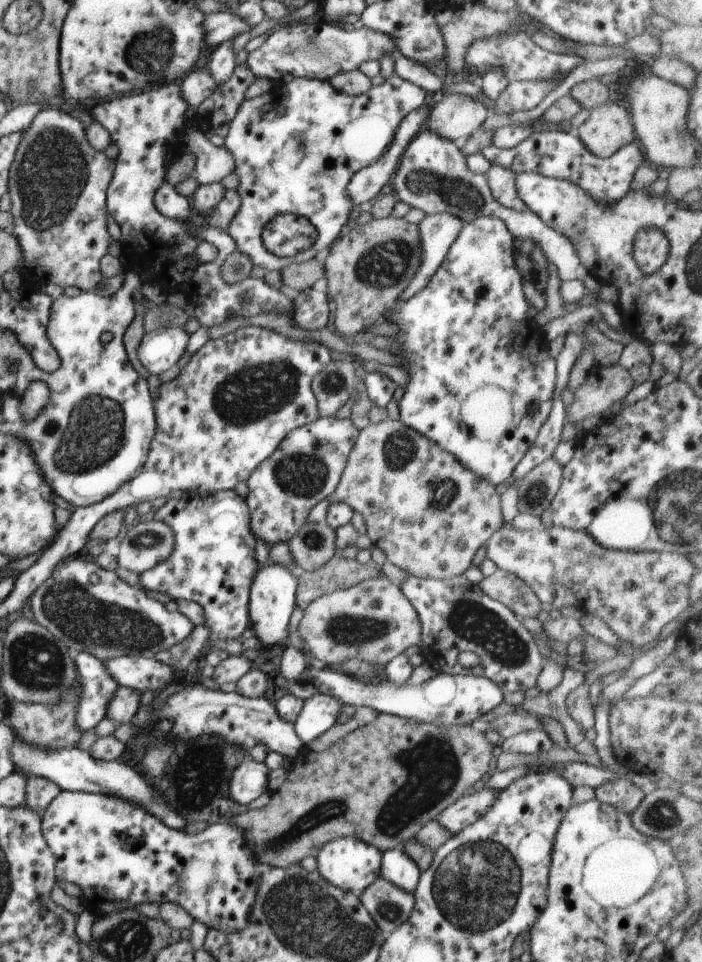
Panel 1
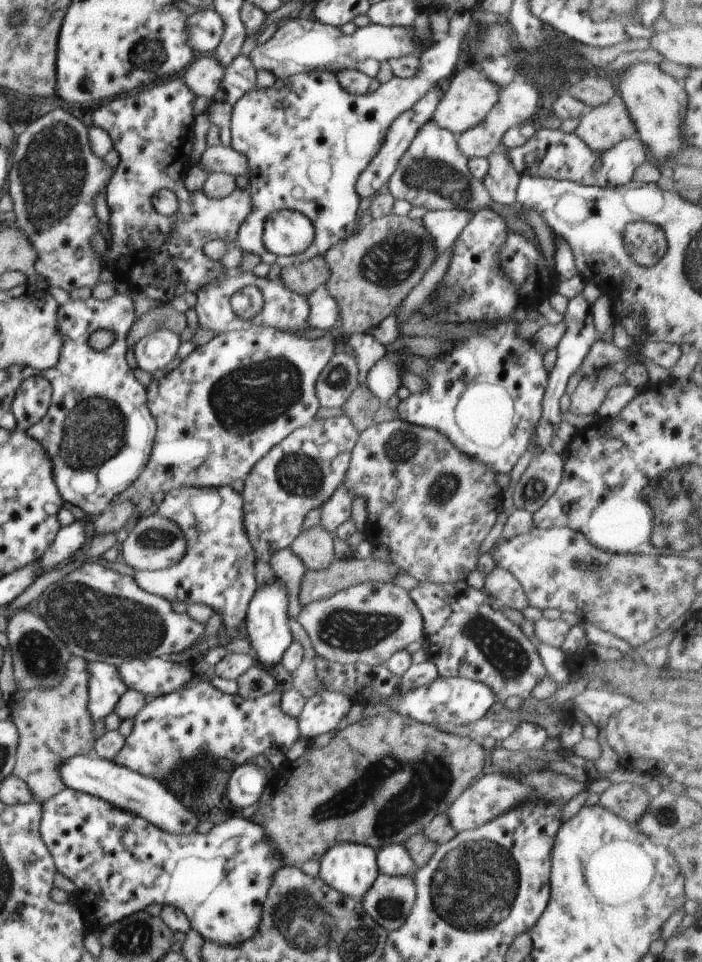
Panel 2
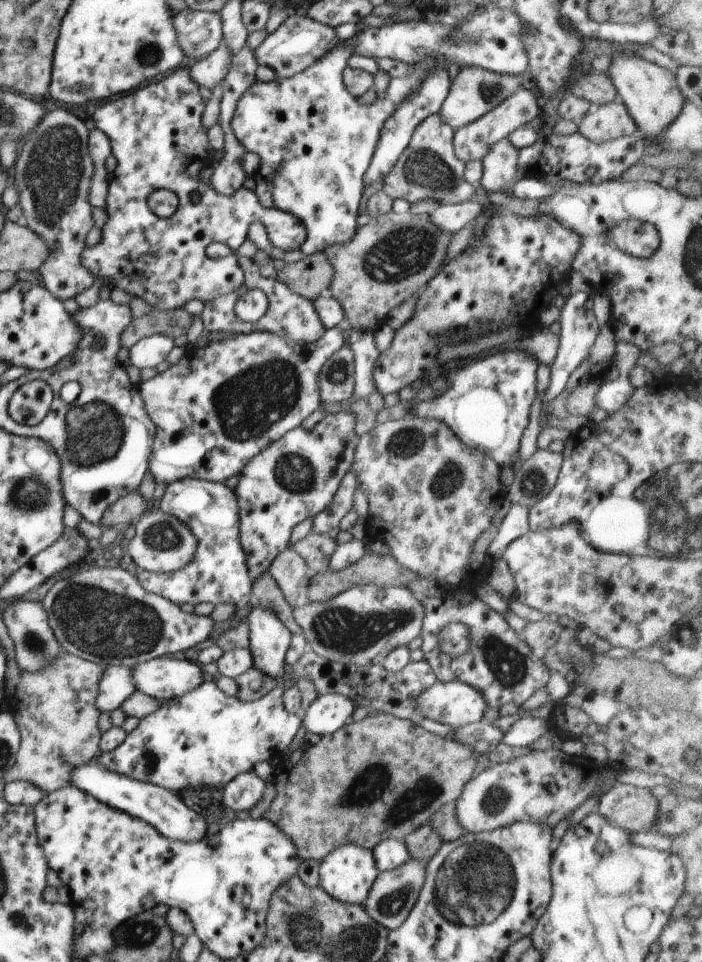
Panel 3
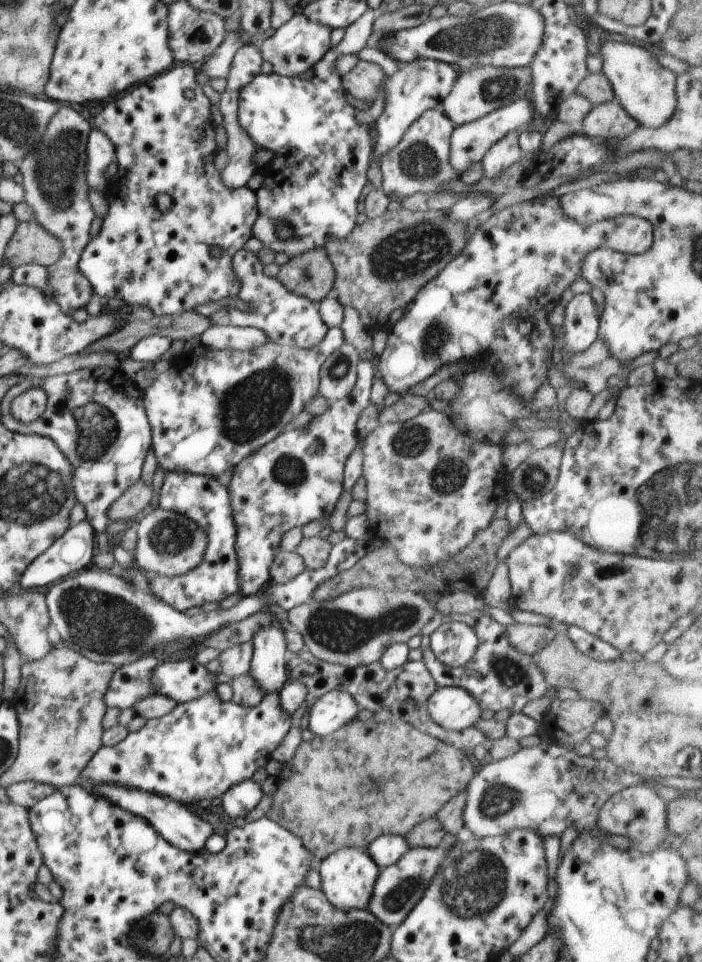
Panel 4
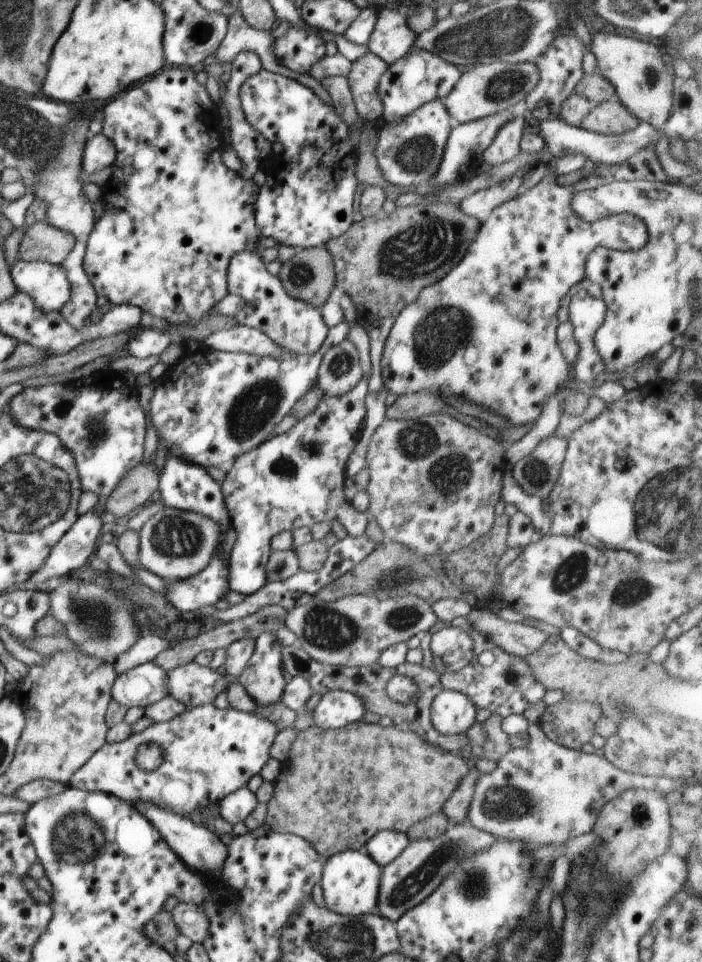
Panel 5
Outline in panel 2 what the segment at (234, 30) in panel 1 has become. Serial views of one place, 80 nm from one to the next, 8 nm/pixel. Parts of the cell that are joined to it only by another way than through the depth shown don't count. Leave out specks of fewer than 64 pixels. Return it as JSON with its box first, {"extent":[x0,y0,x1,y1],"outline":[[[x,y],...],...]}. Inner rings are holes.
{"extent":[187,8,224,56],"outline":[[[214,8],[200,9],[187,18],[187,43],[200,56],[214,54],[224,29],[224,21]]]}

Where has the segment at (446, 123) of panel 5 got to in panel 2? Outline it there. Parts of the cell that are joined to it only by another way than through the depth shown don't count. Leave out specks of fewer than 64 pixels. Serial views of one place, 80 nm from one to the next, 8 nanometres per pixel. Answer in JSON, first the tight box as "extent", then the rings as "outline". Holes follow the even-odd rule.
{"extent":[385,119,491,214],"outline":[[[430,119],[414,135],[385,189],[395,200],[407,200],[413,207],[424,206],[428,211],[468,209],[475,214],[476,211],[487,209],[491,198],[484,183],[471,175],[468,161],[457,145],[456,136]]]}

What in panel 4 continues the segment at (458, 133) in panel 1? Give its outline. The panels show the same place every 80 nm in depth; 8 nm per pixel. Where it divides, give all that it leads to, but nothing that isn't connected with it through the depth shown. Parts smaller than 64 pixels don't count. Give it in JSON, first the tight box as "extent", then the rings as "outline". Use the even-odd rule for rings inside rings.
{"extent":[440,65,533,126],"outline":[[[480,65],[467,71],[459,71],[450,94],[441,102],[440,109],[453,122],[454,126],[482,118],[499,108],[508,106],[530,96],[533,76],[527,67],[495,67]]]}

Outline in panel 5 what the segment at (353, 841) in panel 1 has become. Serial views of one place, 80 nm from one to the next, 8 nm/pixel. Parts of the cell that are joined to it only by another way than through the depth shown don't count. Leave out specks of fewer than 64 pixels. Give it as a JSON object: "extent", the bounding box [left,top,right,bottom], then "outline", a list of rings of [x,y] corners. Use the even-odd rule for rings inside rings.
{"extent":[320,851,382,916],"outline":[[[343,851],[323,864],[320,886],[324,891],[326,908],[338,915],[365,916],[376,912],[382,868],[364,851]]]}

